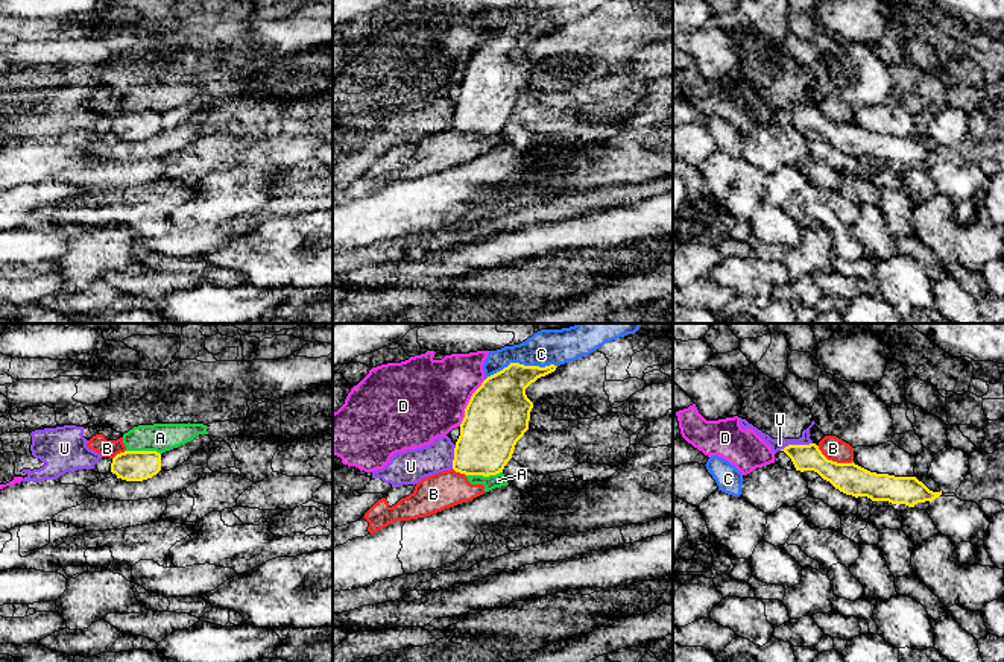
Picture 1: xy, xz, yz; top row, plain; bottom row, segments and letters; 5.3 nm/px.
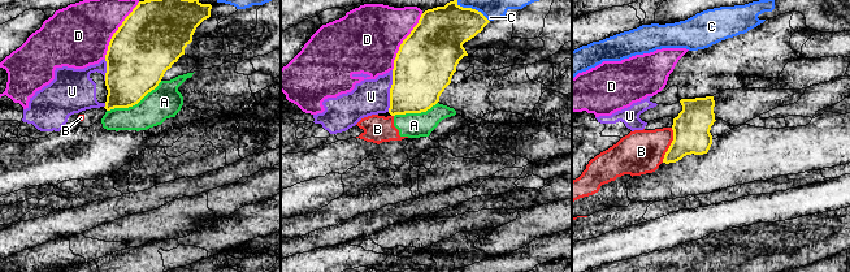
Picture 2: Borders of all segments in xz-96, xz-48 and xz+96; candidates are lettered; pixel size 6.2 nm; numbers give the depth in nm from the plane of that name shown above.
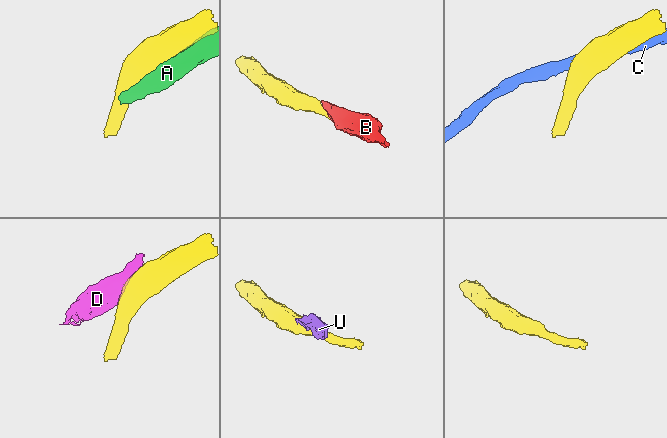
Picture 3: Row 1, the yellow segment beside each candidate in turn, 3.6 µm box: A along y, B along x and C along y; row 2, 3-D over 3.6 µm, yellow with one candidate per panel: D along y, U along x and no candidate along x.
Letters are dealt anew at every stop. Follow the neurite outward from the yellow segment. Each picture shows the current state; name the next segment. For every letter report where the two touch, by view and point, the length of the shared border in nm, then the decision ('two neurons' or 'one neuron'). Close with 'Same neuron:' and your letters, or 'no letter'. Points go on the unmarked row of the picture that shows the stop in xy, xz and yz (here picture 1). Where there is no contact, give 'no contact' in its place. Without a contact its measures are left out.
A: meets yellow in xz at (483, 135); contact 190 nm long; two neurons
B: meets yellow in yz at (834, 122); contact 220 nm long; two neurons
C: meets yellow in xz at (520, 25); contact 400 nm long; two neurons
D: meets yellow in xz at (468, 63); contact 280 nm long; two neurons
U: meets yellow in yz at (795, 105); contact 180 nm long; two neurons
Same neuron: no letter

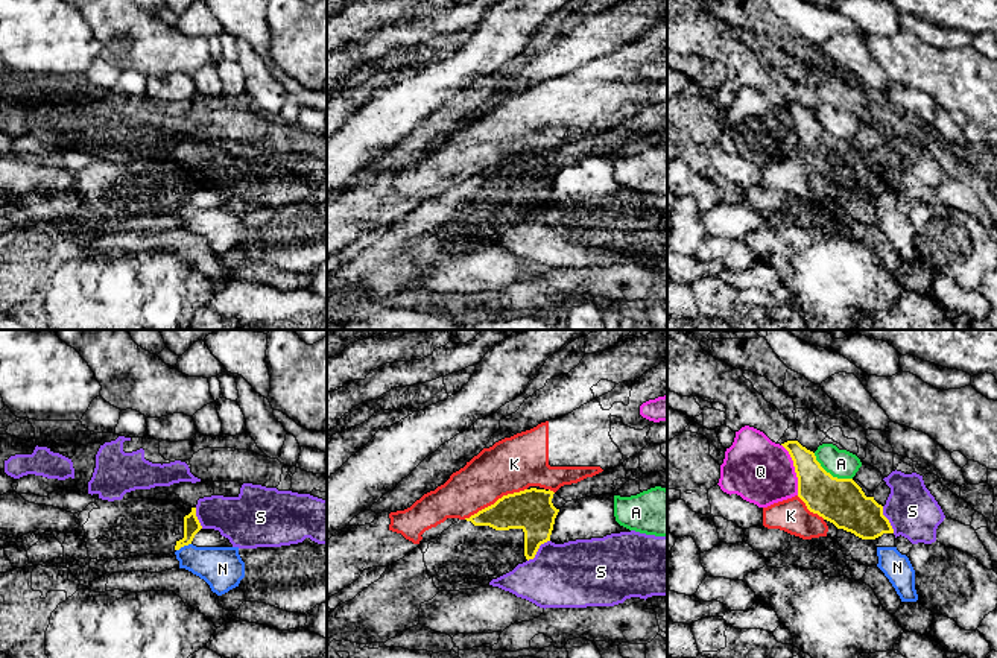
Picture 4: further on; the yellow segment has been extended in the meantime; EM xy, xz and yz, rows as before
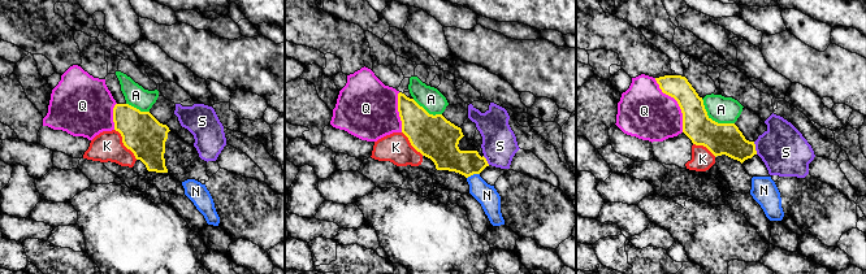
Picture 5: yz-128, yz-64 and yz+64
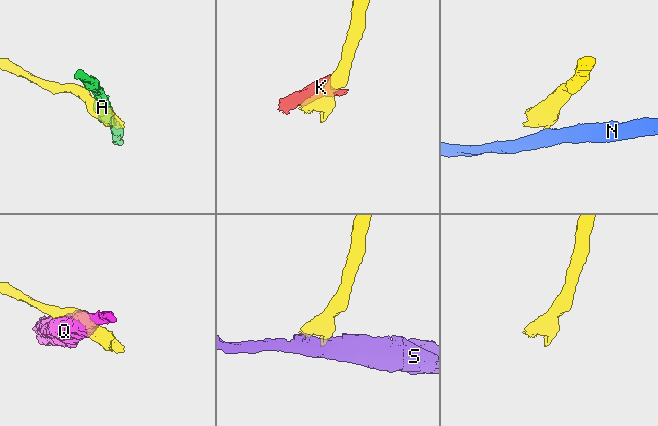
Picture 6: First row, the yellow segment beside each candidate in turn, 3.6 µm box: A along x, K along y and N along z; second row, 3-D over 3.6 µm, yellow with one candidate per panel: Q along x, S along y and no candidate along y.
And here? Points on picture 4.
A: meets yellow in yz at (829, 132); contact 240 nm long; two neurons
K: meets yellow in xz at (496, 161); contact 380 nm long; two neurons
N: meets yellow in xy at (183, 205); contact 90 nm long; two neurons
Q: meets yellow in yz at (795, 129); contact 280 nm long; two neurons
S: meets yellow in xz at (537, 210); contact 170 nm long; two neurons
Same neuron: no letter

